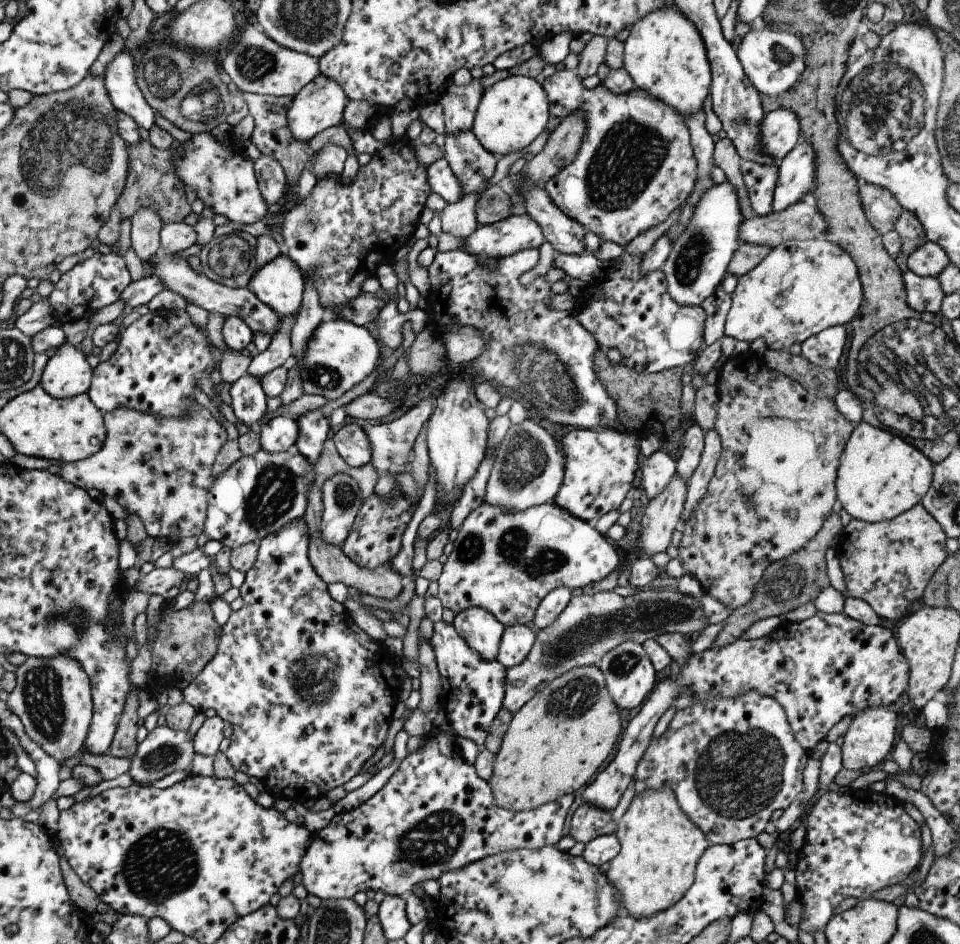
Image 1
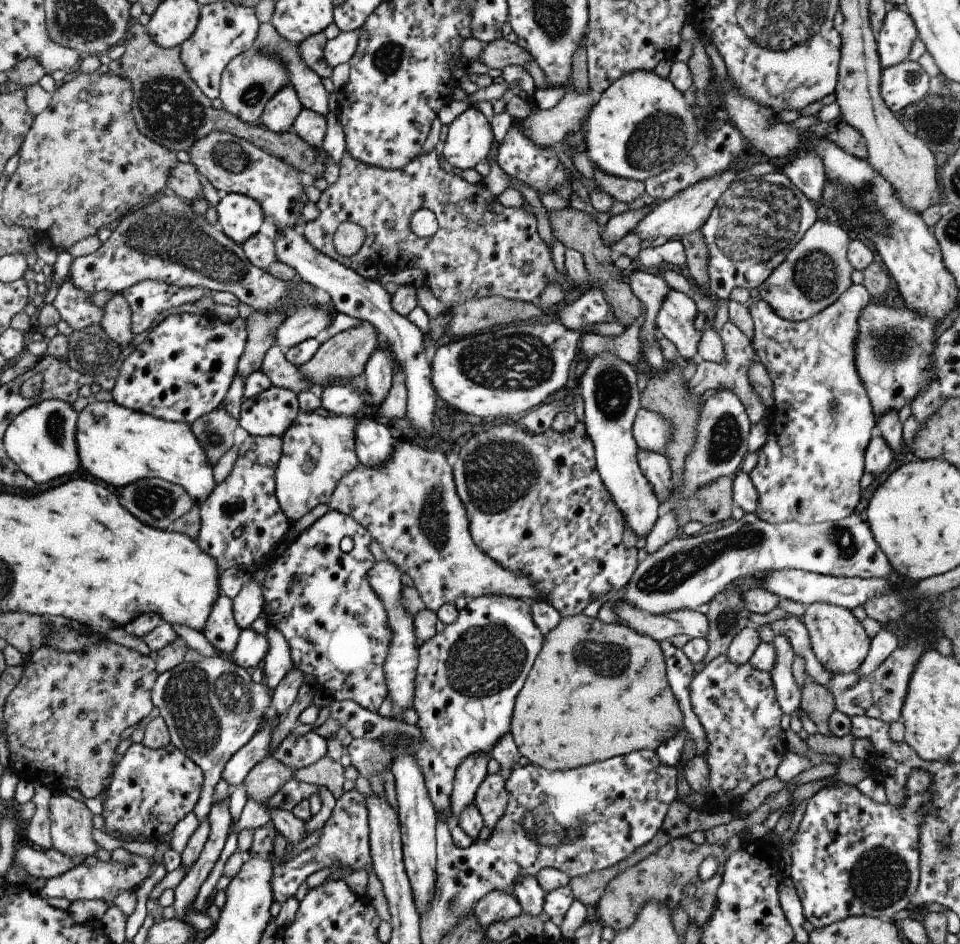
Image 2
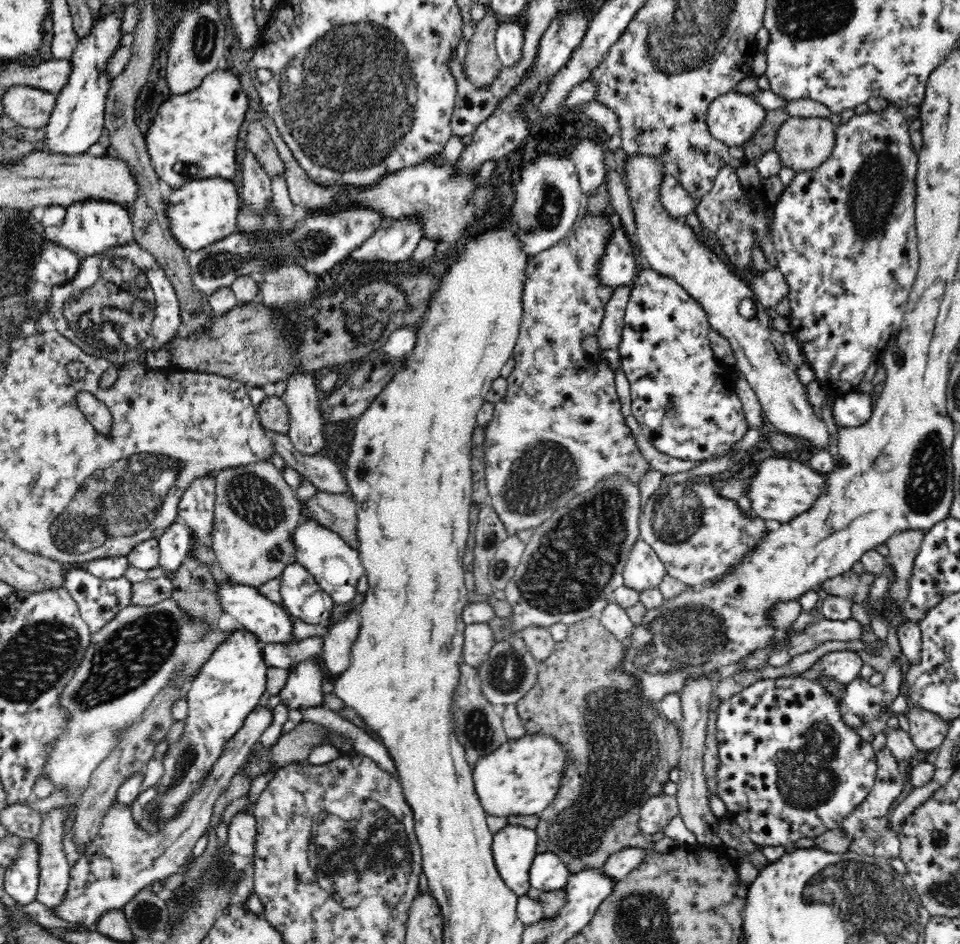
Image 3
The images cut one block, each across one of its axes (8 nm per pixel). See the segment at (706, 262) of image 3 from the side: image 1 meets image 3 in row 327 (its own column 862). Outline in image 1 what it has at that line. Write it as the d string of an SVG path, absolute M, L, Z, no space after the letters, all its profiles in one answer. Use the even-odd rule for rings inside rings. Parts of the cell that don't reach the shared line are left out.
M890 705L868 708L856 713L850 722L847 732L843 735L841 762L844 768L862 772L880 768L886 758L890 758L896 738L898 718Z

